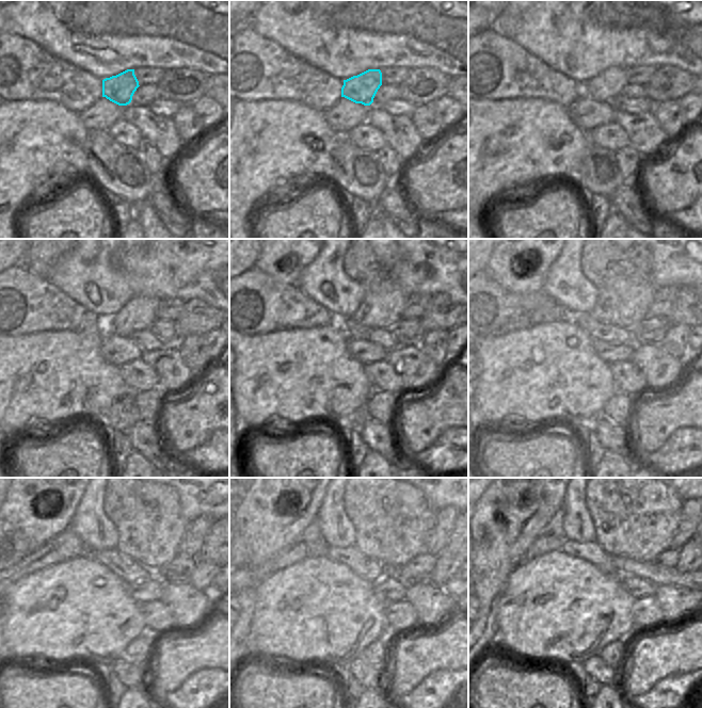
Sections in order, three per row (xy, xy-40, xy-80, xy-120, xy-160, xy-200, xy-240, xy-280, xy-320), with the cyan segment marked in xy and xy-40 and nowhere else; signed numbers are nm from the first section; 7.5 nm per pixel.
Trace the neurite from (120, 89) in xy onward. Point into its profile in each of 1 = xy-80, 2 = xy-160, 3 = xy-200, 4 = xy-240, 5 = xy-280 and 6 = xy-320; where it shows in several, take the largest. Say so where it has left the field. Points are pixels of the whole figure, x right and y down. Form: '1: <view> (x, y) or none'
1: xy-80 (607, 85)
2: xy-160 (383, 303)
3: xy-200 (625, 289)
4: xy-240 (147, 515)
5: xy-280 (392, 518)
6: xy-320 (635, 515)

